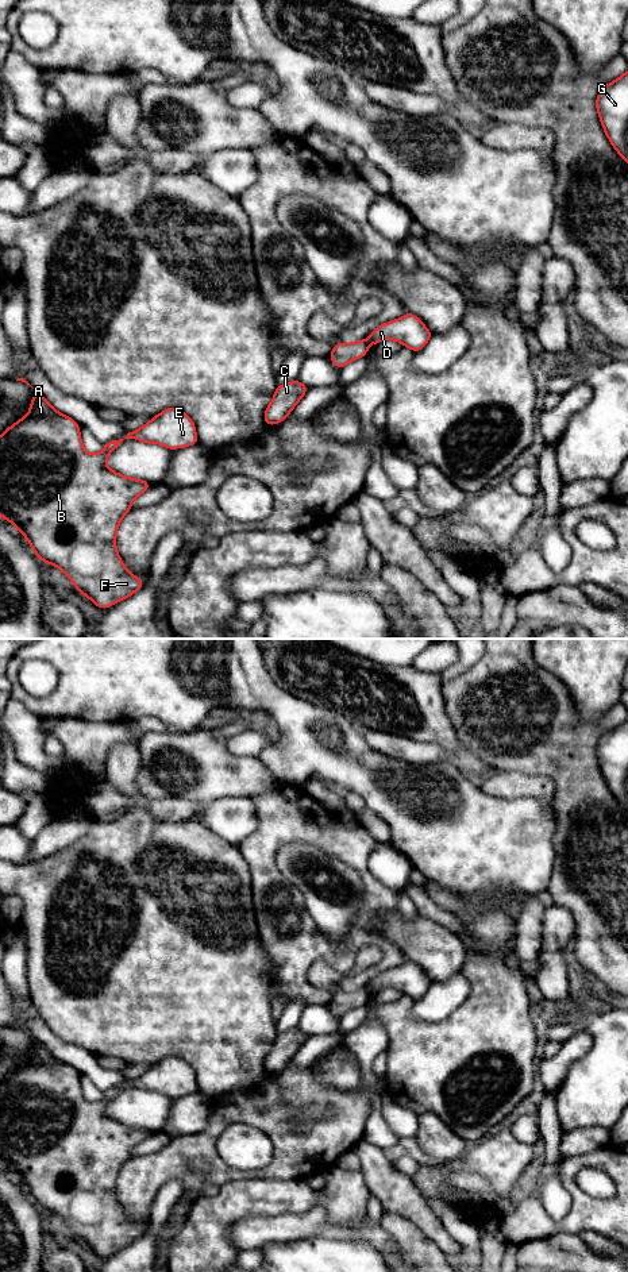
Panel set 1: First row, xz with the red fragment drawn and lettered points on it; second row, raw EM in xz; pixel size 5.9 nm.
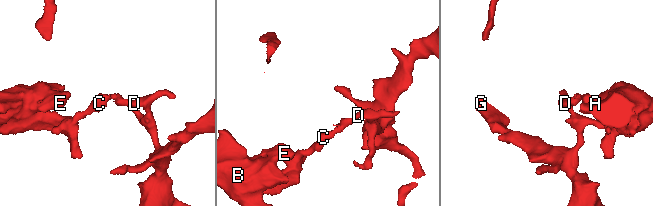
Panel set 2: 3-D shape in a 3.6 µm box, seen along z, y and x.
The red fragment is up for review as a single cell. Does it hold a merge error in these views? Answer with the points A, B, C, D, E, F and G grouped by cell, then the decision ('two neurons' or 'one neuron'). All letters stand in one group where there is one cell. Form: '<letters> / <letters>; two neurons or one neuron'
A B C E F / D G; two neurons

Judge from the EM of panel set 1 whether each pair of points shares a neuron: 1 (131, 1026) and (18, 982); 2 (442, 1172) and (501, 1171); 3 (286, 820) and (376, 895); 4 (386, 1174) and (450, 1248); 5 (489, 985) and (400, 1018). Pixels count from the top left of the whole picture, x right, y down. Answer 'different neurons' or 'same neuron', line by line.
1: different neurons
2: same neuron
3: same neuron
4: same neuron
5: same neuron

